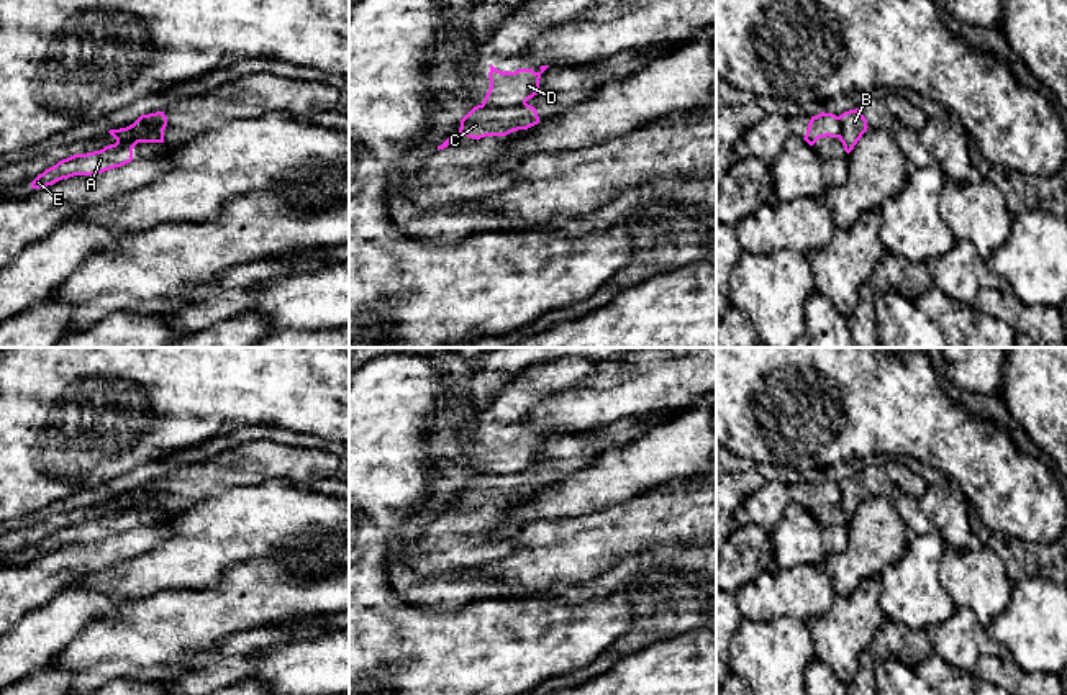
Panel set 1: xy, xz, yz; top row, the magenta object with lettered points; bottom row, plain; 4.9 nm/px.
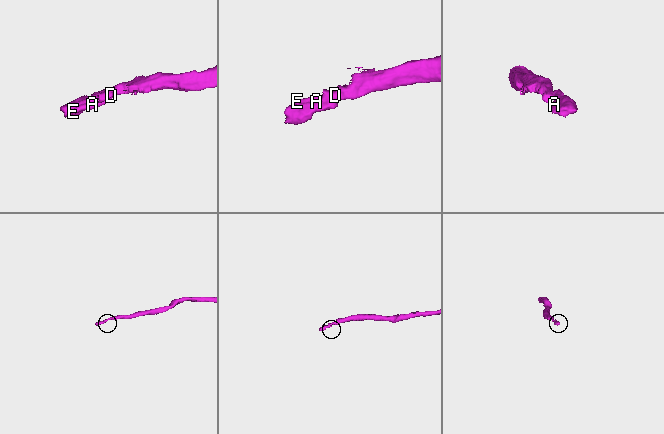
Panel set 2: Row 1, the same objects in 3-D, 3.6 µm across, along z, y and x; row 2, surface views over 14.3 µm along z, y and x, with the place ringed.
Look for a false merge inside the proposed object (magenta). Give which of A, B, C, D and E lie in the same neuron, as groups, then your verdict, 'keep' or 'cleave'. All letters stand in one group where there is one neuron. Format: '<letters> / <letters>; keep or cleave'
A B C E / D; cleave

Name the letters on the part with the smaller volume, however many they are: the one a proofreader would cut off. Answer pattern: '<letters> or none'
A, B, C, E

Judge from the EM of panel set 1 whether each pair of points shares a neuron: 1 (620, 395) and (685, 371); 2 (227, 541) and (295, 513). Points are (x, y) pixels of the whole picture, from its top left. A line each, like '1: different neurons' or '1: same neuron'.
1: same neuron
2: same neuron

